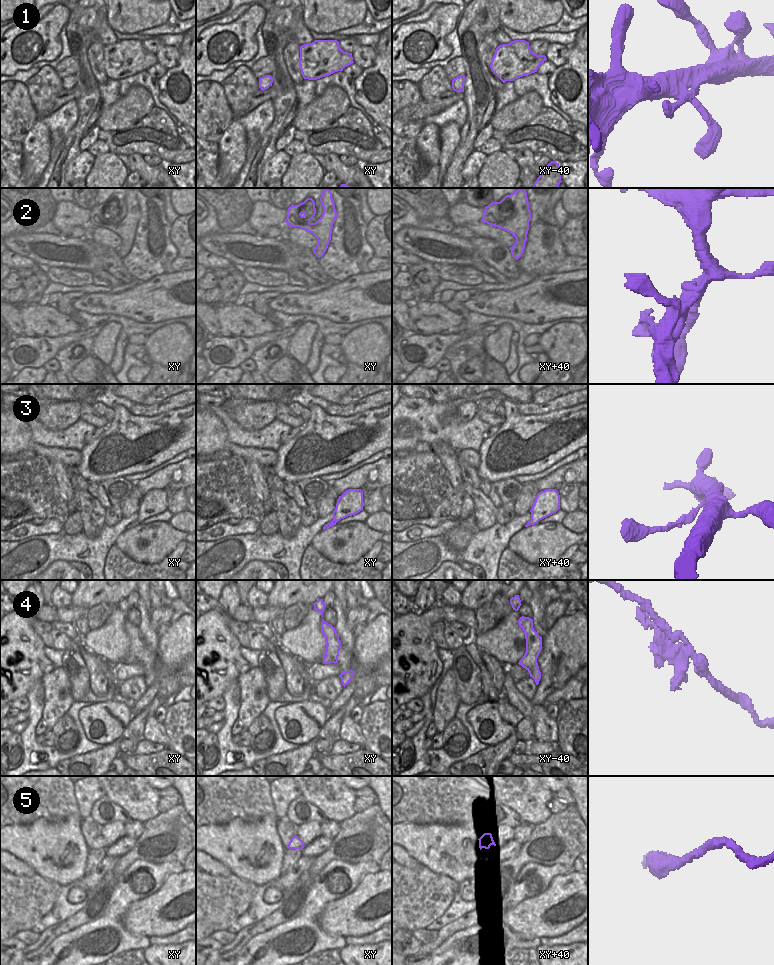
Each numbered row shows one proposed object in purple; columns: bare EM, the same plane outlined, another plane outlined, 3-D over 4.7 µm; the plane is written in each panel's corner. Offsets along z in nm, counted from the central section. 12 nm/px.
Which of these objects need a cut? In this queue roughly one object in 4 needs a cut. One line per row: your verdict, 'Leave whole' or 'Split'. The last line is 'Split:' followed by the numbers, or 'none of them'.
1: Leave whole
2: Leave whole
3: Leave whole
4: Split
5: Leave whole
Split: 4

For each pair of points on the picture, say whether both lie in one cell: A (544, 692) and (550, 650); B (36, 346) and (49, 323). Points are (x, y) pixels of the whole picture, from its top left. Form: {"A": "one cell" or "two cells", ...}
{"A": "one cell", "B": "two cells"}

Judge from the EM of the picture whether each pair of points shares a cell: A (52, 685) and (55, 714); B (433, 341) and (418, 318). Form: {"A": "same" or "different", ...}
{"A": "same", "B": "different"}

